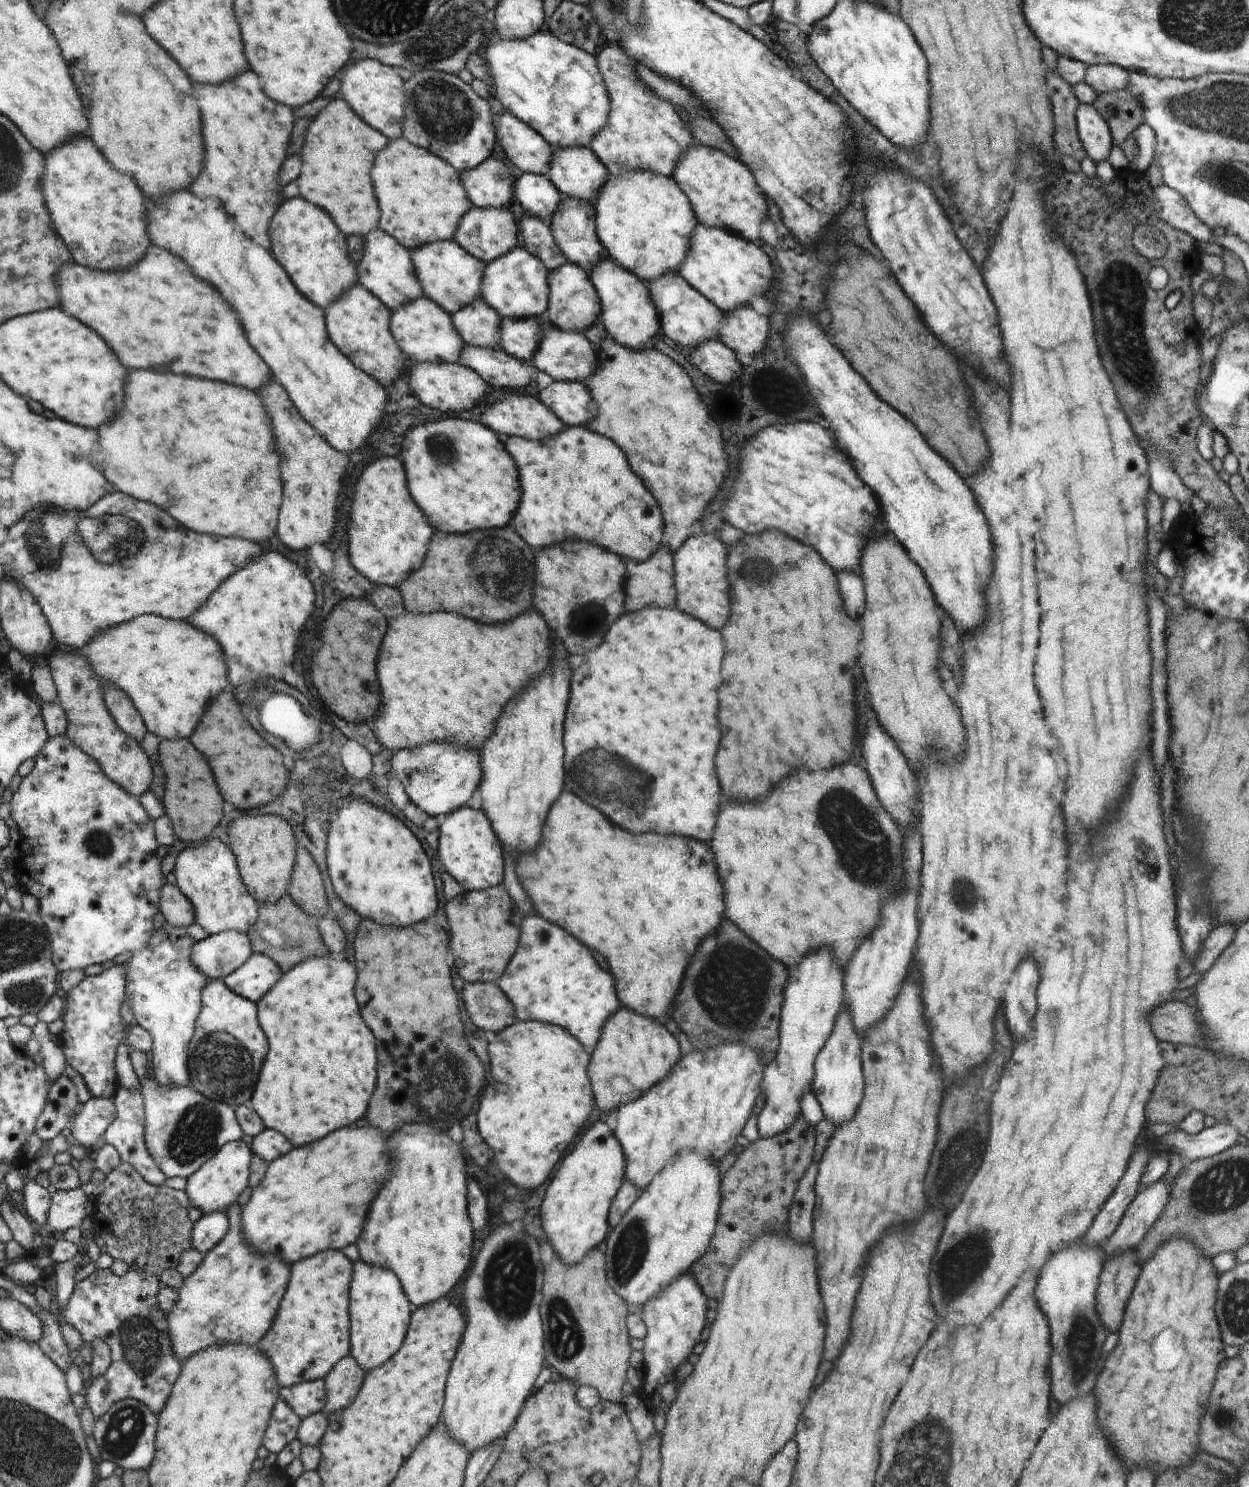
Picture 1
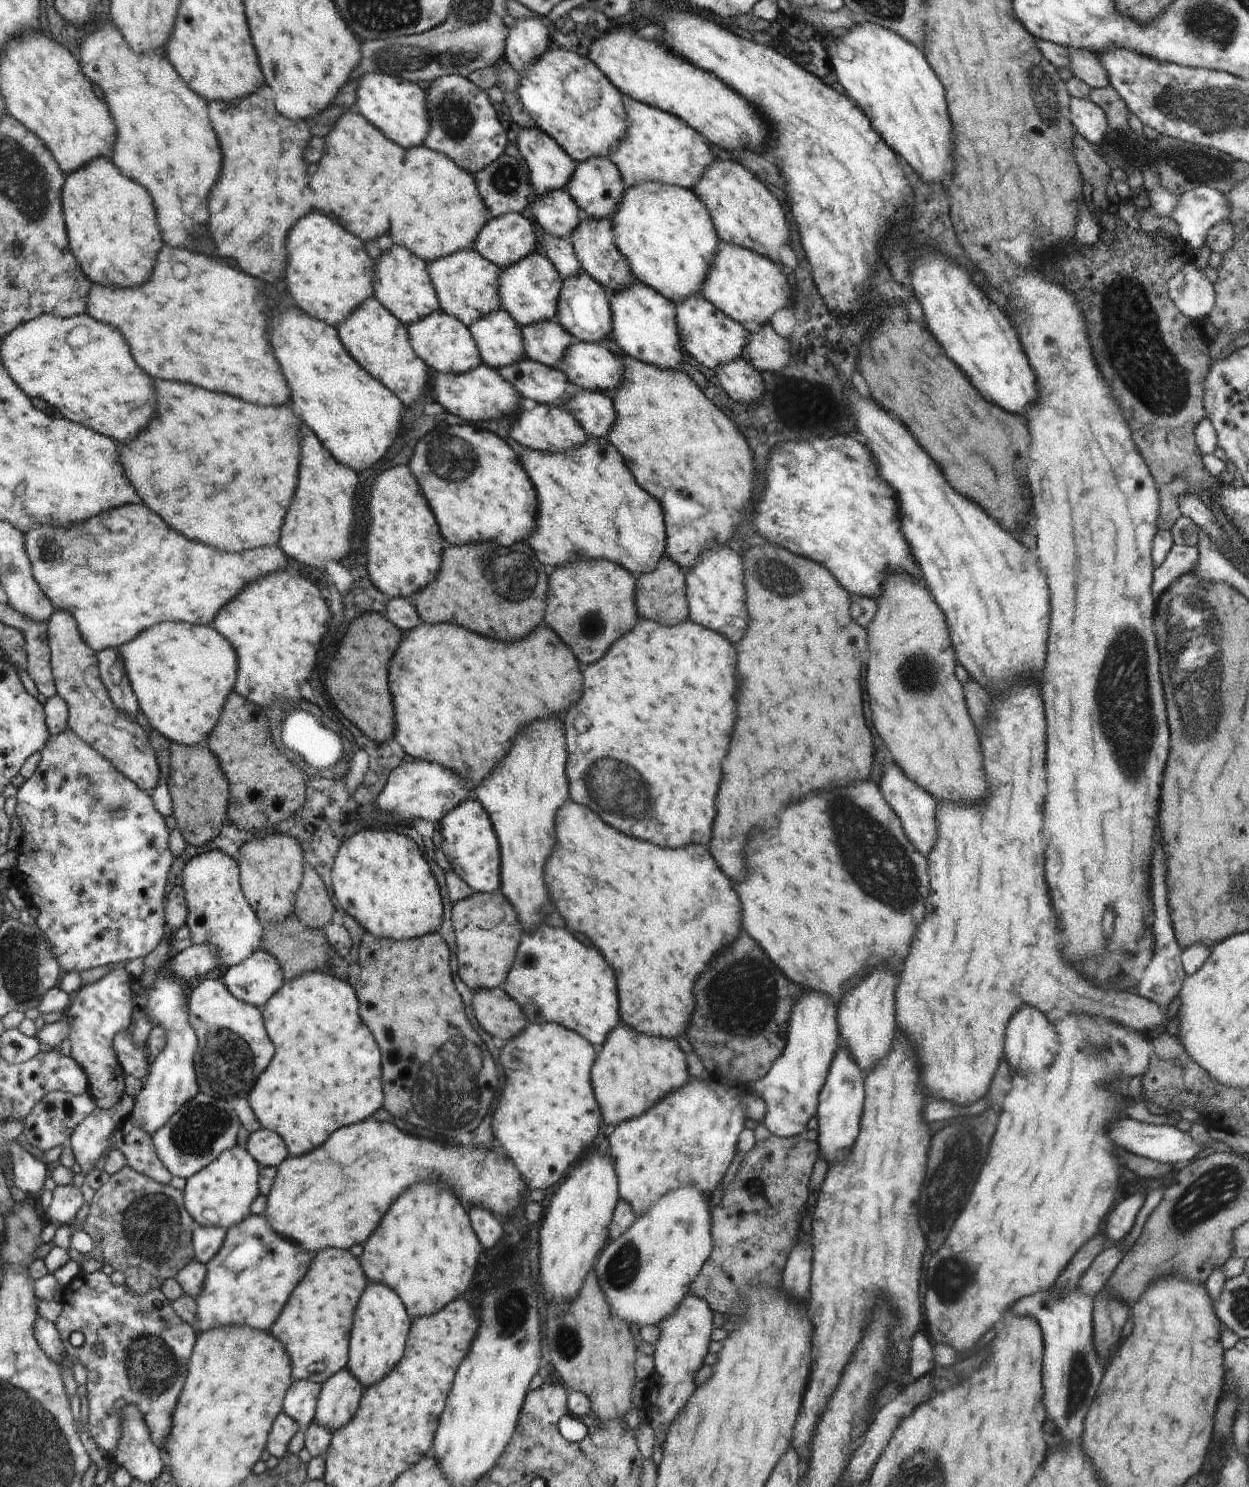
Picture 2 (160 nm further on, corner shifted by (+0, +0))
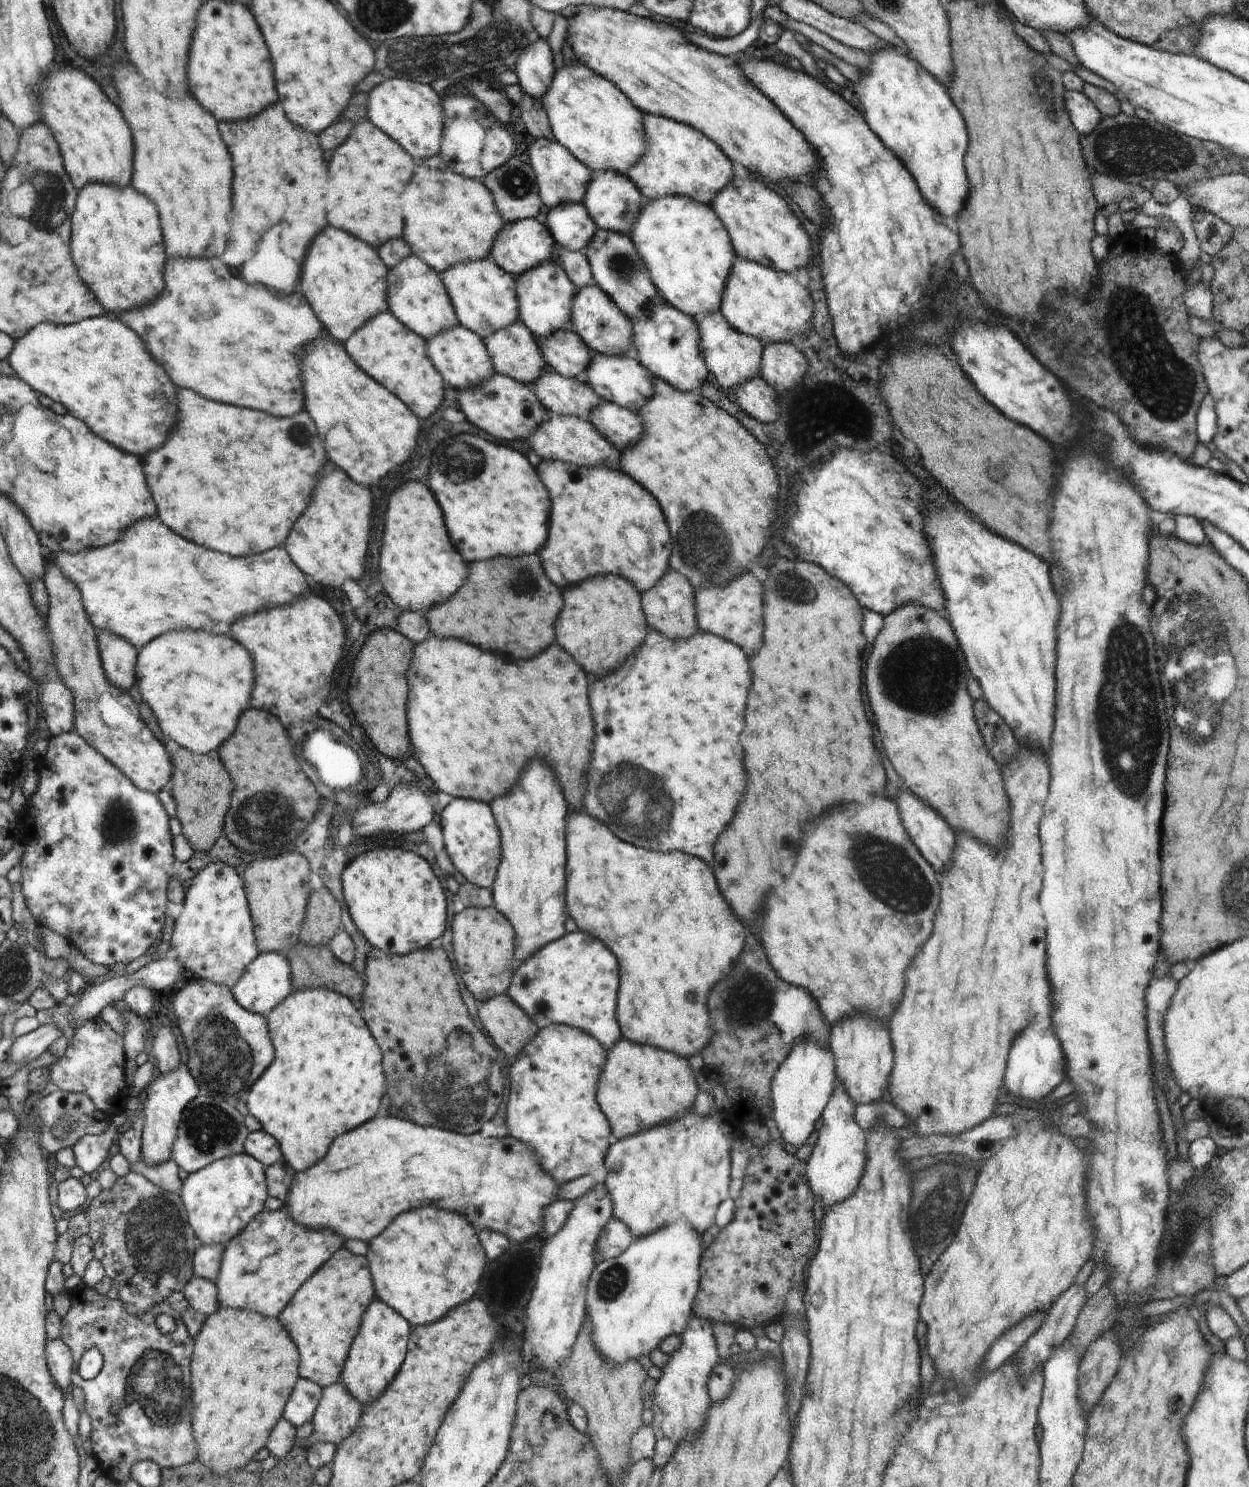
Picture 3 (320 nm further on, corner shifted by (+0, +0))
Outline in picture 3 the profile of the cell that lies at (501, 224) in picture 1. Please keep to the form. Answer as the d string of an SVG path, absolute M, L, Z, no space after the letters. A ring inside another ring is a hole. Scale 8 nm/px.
M536 219L506 223L497 235L490 258L514 277L552 261L556 248L548 230Z

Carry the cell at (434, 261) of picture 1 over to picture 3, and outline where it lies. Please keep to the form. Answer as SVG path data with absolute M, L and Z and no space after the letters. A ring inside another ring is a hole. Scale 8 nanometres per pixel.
M491 258L460 263L440 273L440 276L448 288L460 324L481 338L486 339L520 321L516 277L500 268Z

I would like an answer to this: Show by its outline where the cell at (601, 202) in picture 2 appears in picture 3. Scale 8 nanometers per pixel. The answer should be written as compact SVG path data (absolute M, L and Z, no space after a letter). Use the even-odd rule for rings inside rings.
M616 171L593 173L583 205L598 228L615 233L628 234L639 220L645 198L640 188L625 174Z

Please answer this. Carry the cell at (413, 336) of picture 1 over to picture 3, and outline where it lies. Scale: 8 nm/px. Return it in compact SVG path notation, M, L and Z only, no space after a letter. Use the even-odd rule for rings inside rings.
M462 324L427 341L427 348L432 364L435 364L444 380L454 389L474 388L496 373L483 338L471 329L464 328Z

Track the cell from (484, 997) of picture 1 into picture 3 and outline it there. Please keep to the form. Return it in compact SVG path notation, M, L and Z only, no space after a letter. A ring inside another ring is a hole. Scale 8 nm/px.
M506 993L478 1006L484 1030L506 1060L513 1060L538 1033L539 1026Z

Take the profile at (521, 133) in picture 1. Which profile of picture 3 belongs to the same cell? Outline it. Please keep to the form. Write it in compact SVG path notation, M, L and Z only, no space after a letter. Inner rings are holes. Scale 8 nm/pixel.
M539 138L529 150L531 167L534 169L536 184L543 204L553 209L564 203L582 203L587 196L593 172L569 149L558 141Z

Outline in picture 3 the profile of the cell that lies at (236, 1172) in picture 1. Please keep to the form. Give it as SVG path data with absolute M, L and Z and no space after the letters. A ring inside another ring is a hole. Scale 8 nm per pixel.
M248 1154L231 1155L211 1163L183 1182L180 1197L187 1210L187 1220L201 1245L226 1245L239 1236L246 1226L262 1212L270 1192L266 1192L262 1164Z

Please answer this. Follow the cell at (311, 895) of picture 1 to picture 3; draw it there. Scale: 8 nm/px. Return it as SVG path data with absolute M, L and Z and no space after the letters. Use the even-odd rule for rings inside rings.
M325 887L310 896L300 941L306 945L329 947L342 926L341 907Z

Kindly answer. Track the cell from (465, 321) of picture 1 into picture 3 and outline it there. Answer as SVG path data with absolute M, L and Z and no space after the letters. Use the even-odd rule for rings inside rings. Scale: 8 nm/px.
M520 321L503 328L502 331L496 331L494 335L483 340L487 352L491 356L495 372L500 375L511 377L513 380L530 386L532 382L536 382L548 370L543 352L540 352L541 348L538 339L527 325Z

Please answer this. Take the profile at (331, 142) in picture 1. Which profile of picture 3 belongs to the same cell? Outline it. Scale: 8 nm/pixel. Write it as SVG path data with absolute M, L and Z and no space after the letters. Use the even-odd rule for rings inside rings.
M368 119L354 123L350 136L332 156L332 186L328 188L328 220L332 226L368 240L367 244L382 246L390 238L400 238L406 226L408 214L408 192L406 186L416 176L420 160L410 158L402 146ZM382 178L394 178L382 184ZM342 208L342 212L334 212Z

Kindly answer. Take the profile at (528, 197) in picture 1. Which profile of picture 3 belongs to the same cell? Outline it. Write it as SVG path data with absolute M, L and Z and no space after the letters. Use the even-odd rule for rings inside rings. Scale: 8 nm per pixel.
M564 203L547 215L558 245L571 251L584 252L596 236L598 226L583 203Z

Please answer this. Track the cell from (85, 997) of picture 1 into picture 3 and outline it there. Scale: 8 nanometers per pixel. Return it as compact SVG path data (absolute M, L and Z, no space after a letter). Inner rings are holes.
M100 1016L92 1022L75 1027L74 1039L58 1063L50 1066L50 1080L59 1090L70 1093L83 1093L88 1096L95 1108L110 1118L125 1113L126 1100L130 1097L130 1088L124 1078L124 1064L127 1064L125 1050L122 1050L122 1035L116 1033Z

